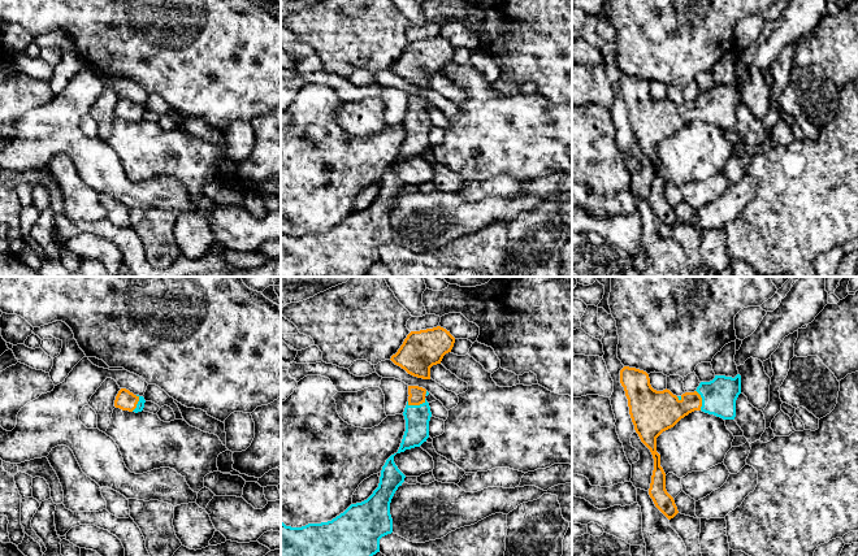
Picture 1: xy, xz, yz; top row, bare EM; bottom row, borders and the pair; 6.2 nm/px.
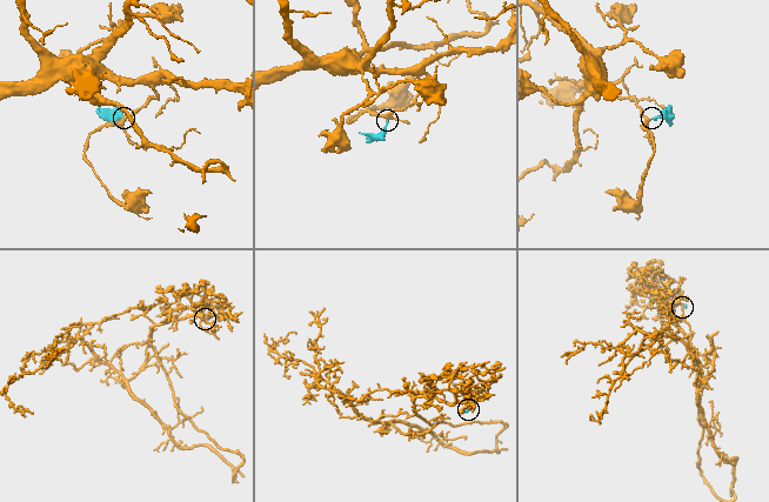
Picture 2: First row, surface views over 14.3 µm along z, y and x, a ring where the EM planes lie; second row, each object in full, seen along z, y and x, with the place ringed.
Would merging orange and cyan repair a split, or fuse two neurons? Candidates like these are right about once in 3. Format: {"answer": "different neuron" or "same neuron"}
{"answer": "same neuron"}

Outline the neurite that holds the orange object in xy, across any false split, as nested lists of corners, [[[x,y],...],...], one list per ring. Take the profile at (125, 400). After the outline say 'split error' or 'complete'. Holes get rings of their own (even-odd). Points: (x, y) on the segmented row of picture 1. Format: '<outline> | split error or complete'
[[[121,388],[116,396],[114,407],[129,412],[142,412],[144,408],[144,398],[134,395],[126,388]]] | split error

